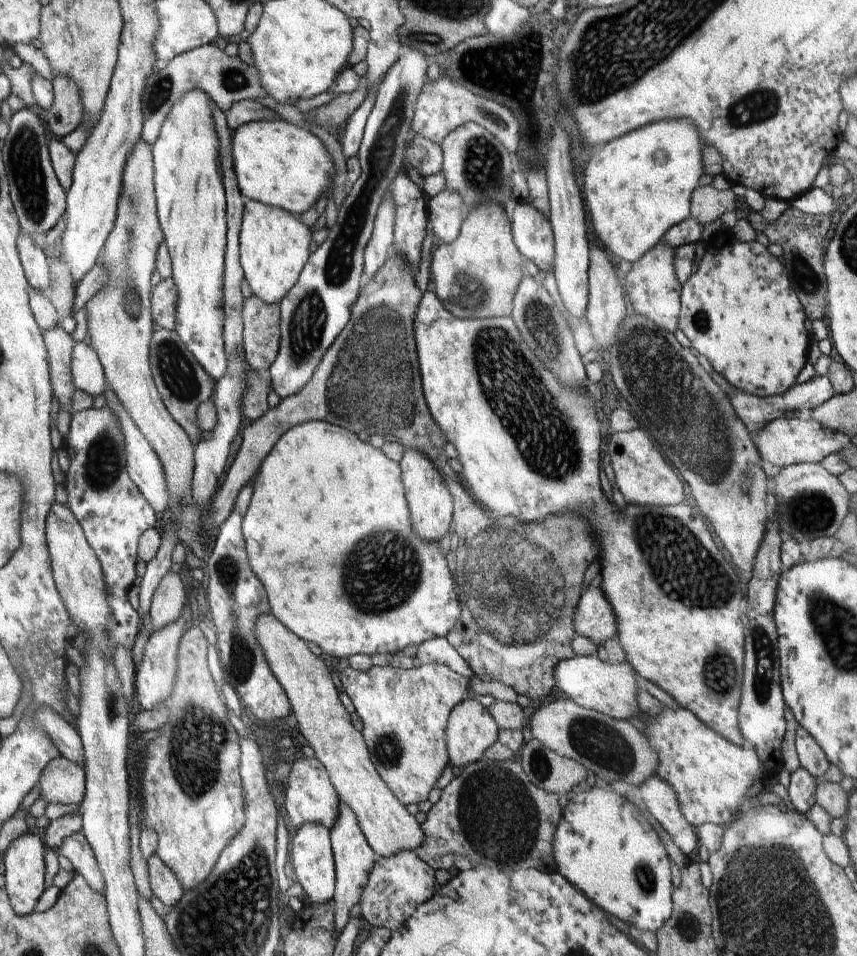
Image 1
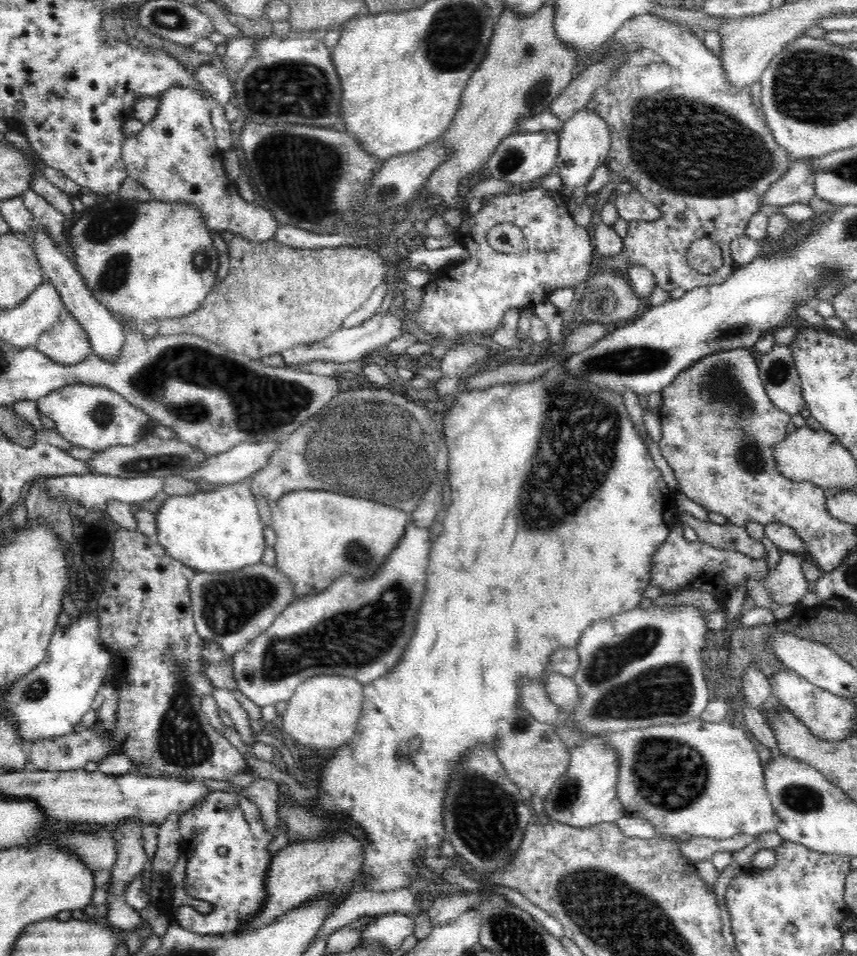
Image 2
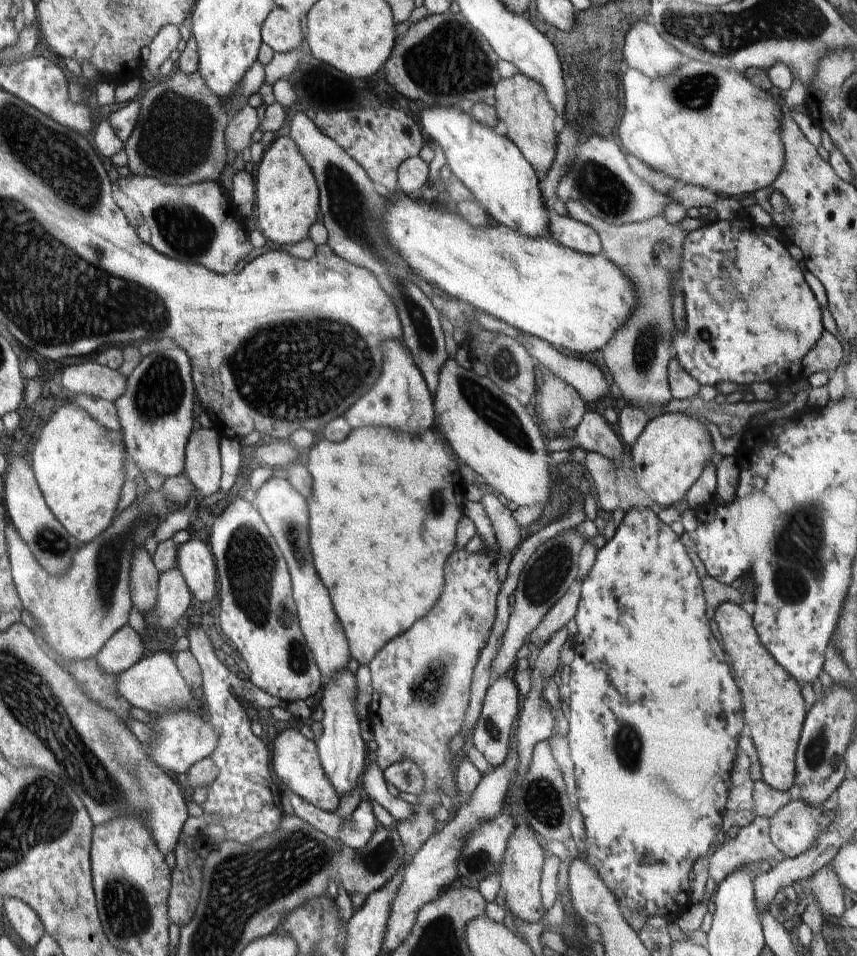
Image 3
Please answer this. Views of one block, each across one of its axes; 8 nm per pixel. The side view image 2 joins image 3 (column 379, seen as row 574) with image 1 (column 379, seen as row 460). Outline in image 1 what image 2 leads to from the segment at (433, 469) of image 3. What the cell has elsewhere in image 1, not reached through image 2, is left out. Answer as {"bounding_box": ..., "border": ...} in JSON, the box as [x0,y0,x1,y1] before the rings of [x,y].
{"bounding_box":[241,421,461,658],"border":[[[308,421],[294,425],[280,437],[270,454],[264,459],[252,483],[253,493],[241,528],[248,560],[255,575],[265,586],[271,613],[296,636],[306,642],[318,644],[323,652],[336,658],[348,658],[352,655],[371,657],[378,652],[380,654],[395,653],[398,650],[404,650],[406,646],[420,646],[436,637],[444,638],[456,626],[461,617],[461,608],[446,557],[439,543],[424,542],[422,538],[414,534],[400,465],[390,460],[381,449],[363,442],[358,439],[356,433],[338,425],[326,421]]]}

